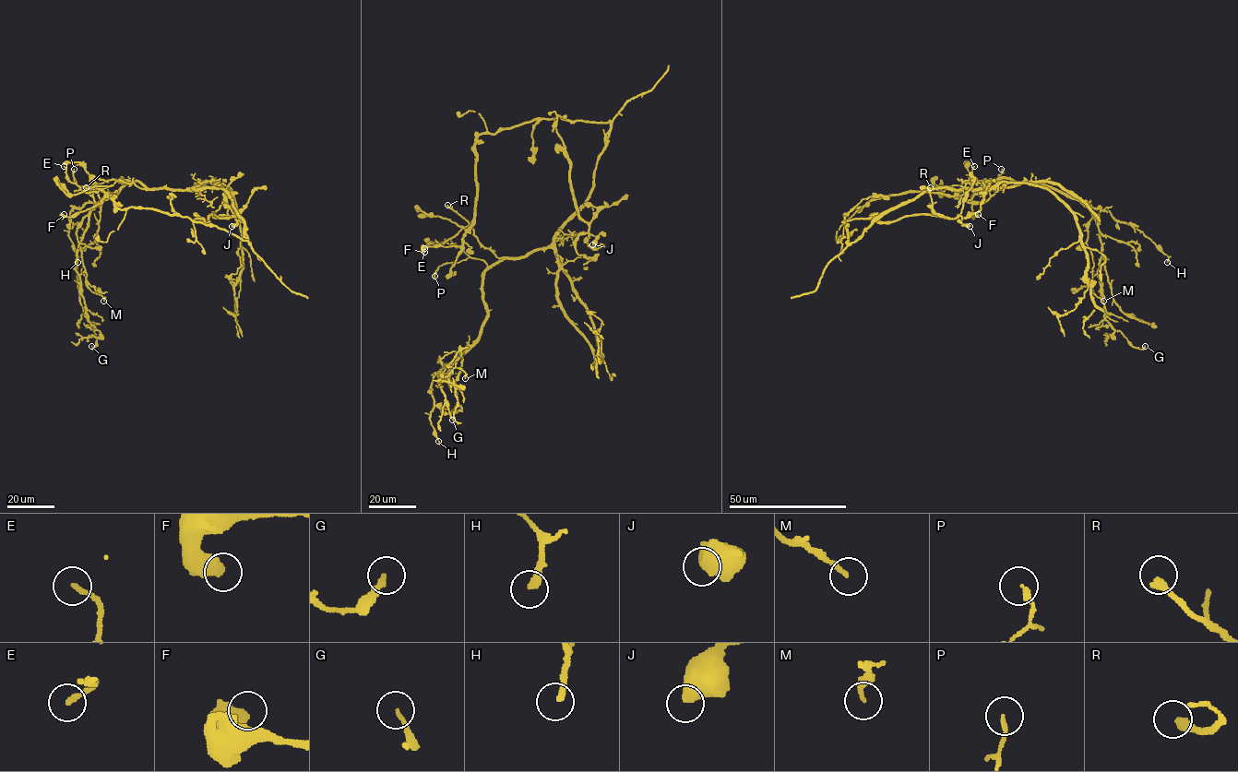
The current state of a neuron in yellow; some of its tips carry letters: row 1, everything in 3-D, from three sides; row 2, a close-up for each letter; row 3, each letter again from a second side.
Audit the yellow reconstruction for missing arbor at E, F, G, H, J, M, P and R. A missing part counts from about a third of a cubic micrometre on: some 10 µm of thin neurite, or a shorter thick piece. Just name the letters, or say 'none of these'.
none of these

